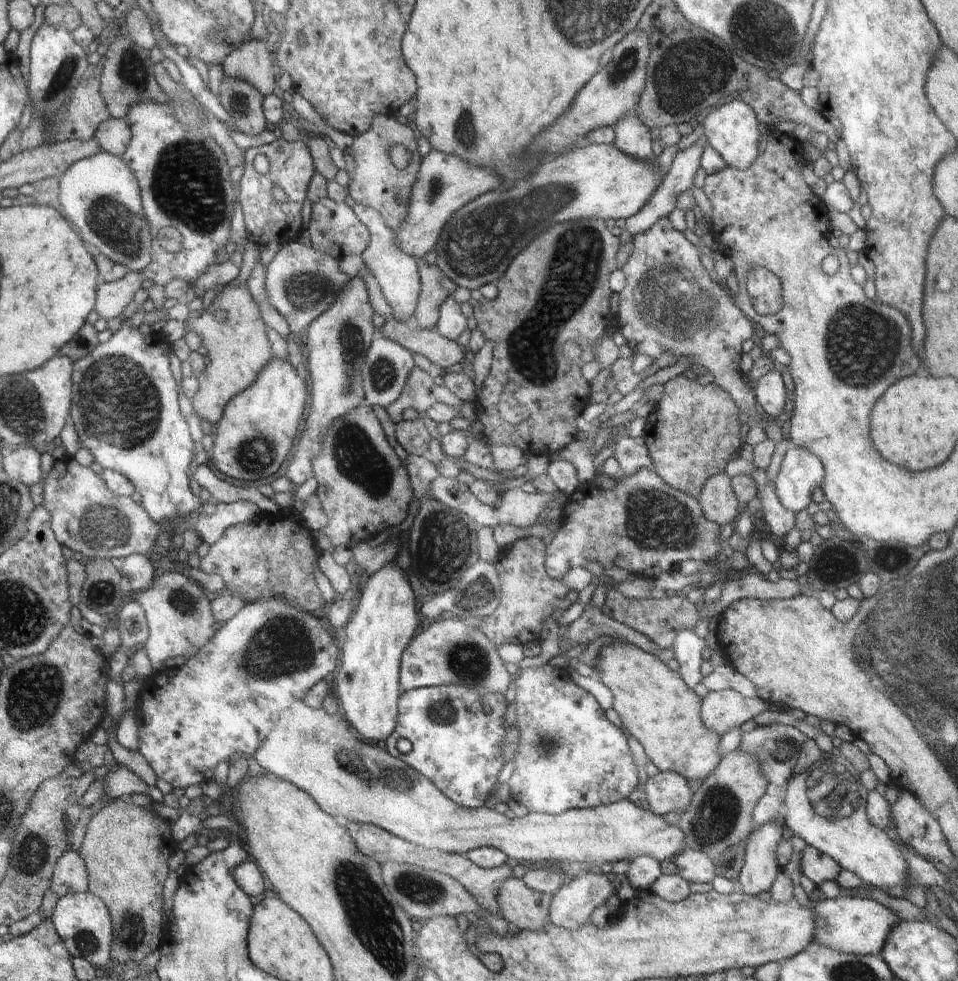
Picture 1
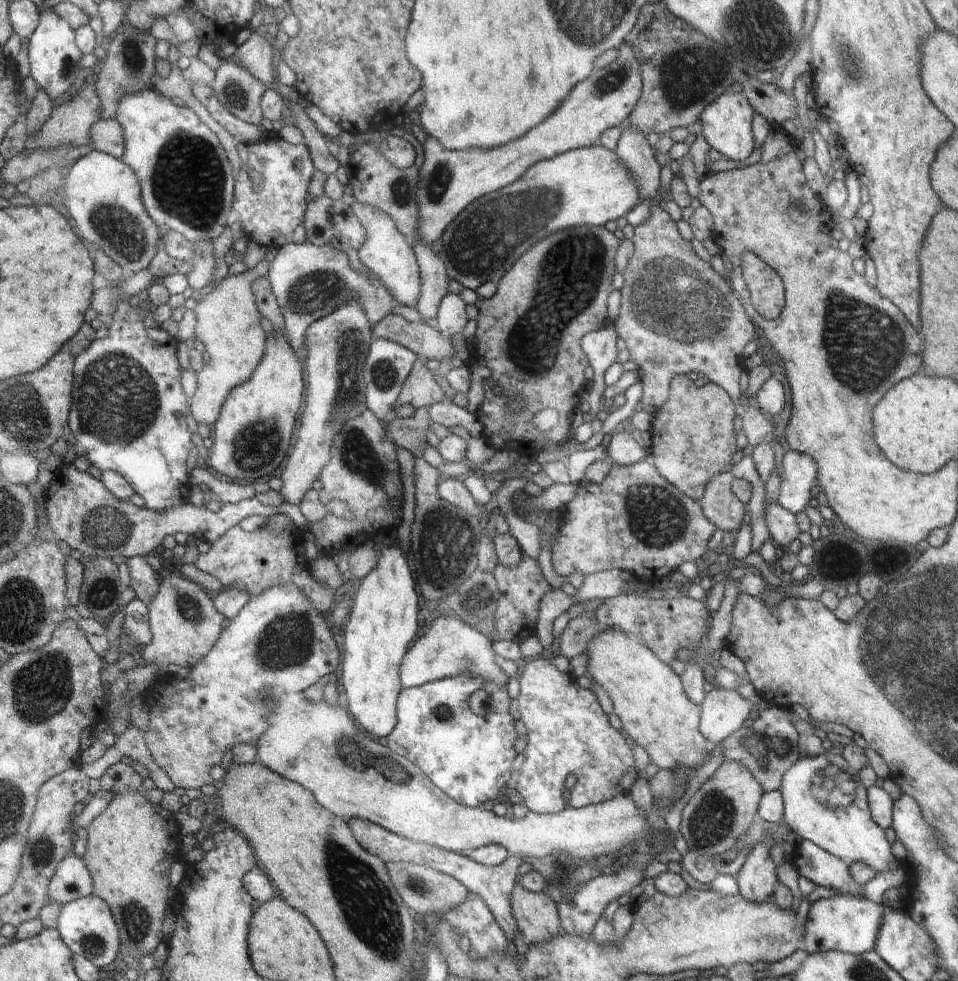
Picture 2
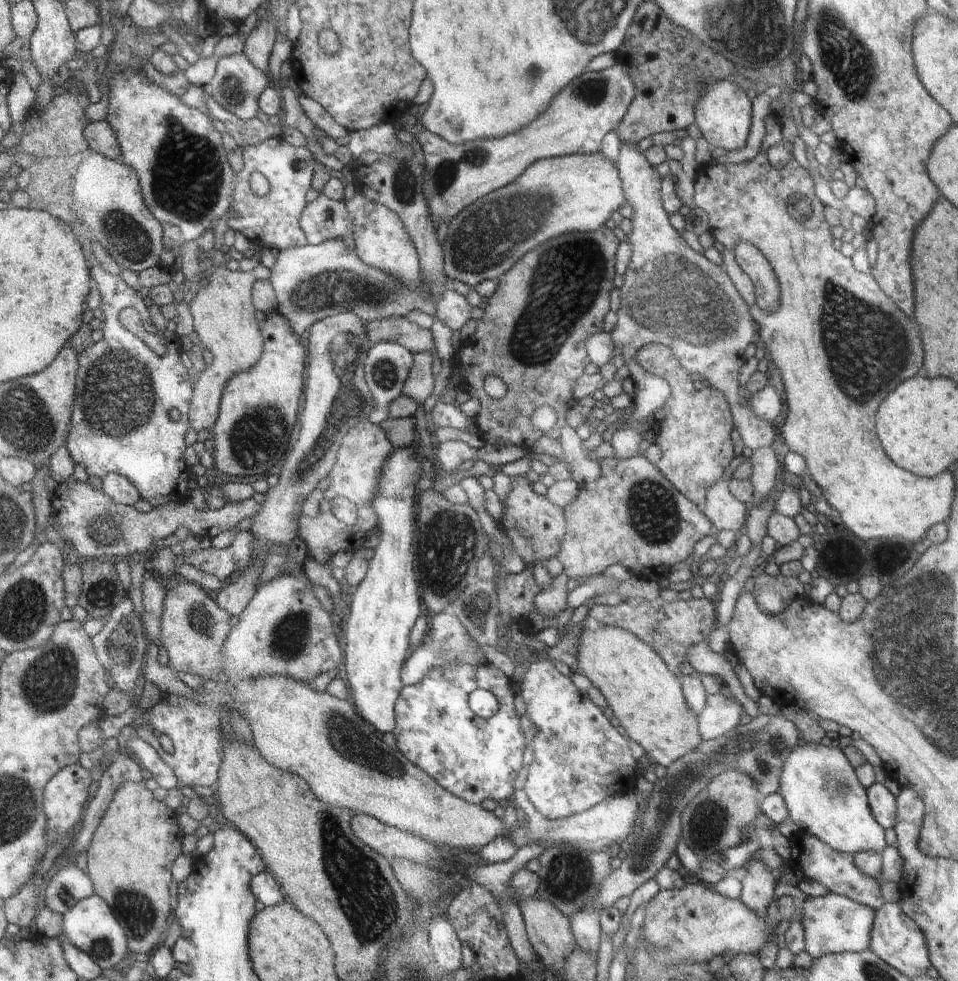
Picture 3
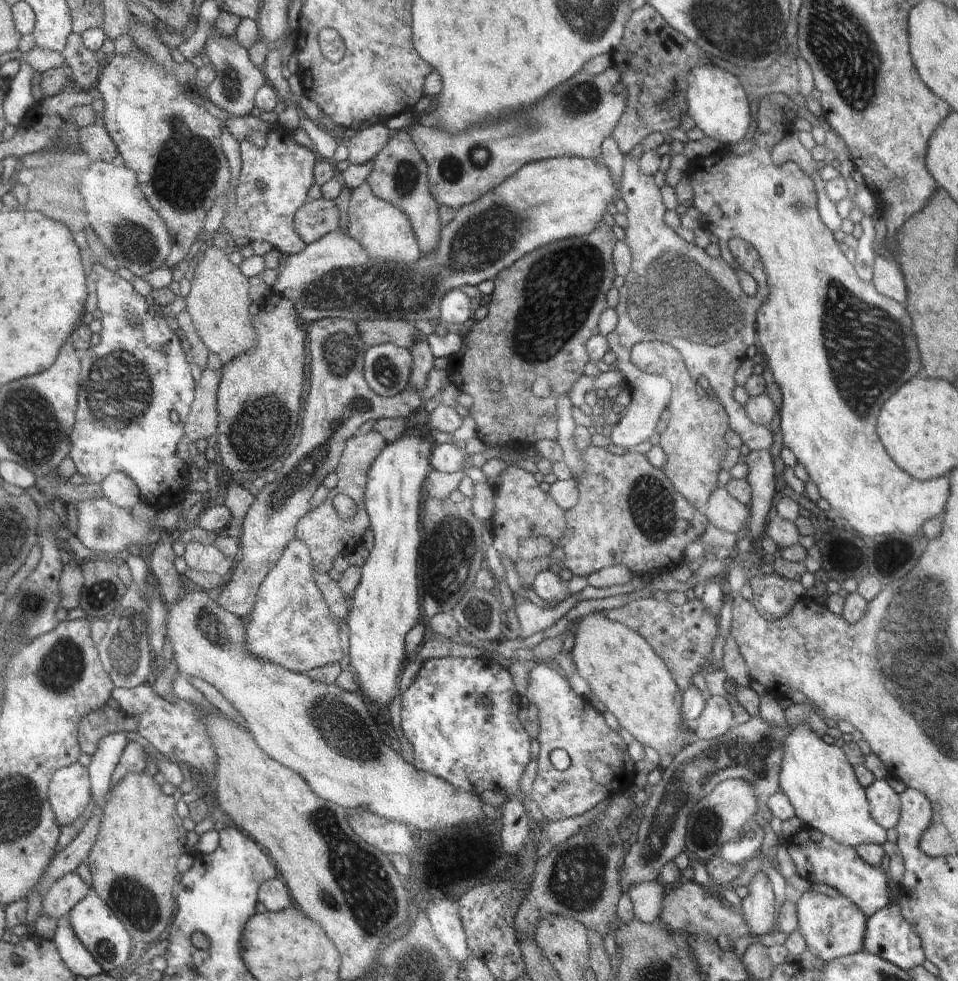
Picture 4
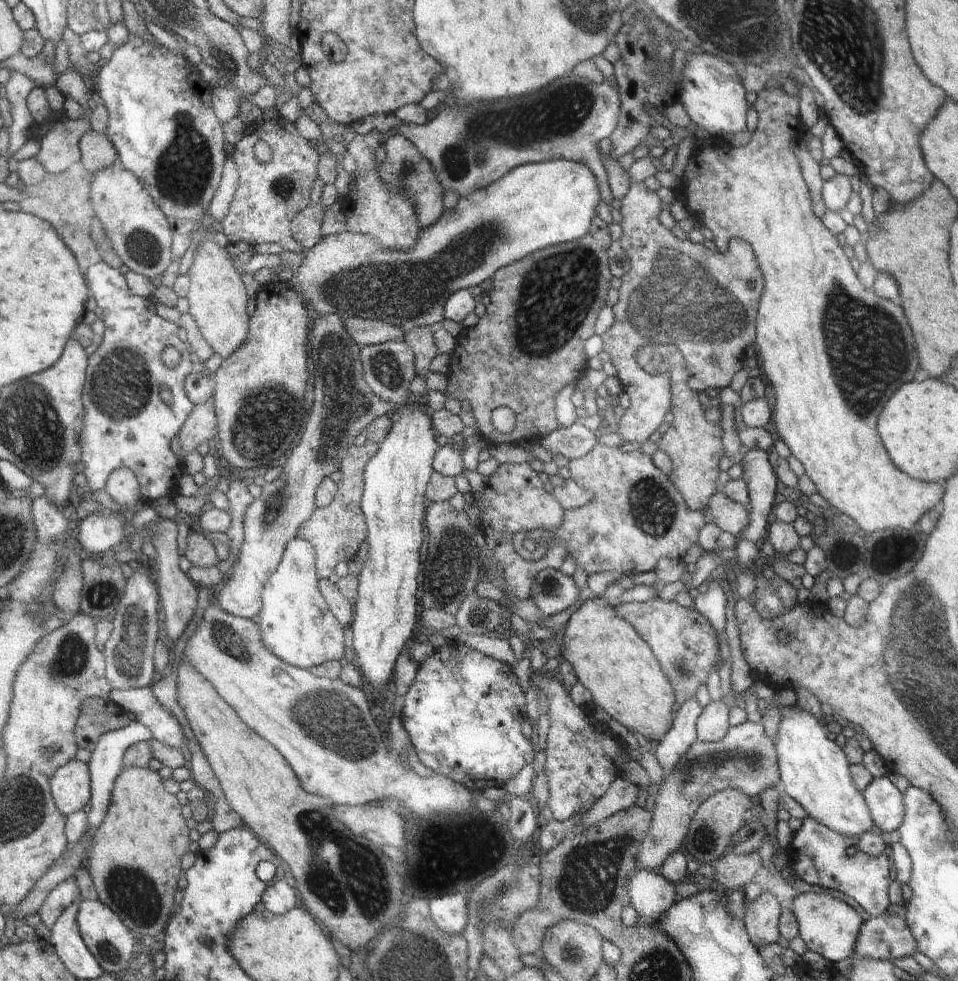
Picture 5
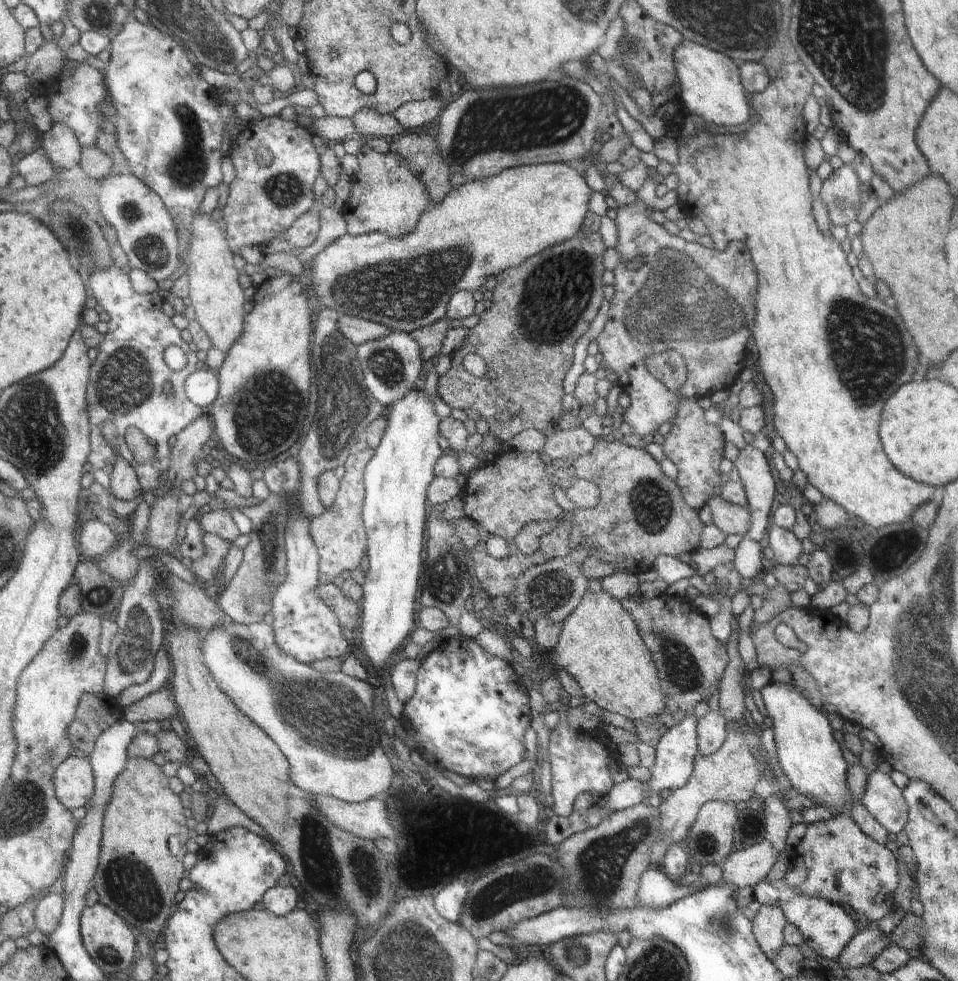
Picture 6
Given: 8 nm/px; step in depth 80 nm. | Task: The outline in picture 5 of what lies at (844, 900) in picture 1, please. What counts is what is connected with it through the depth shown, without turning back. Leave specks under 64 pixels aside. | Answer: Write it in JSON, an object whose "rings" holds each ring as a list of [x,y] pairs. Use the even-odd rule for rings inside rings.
{"rings":[[[803,888],[803,891],[796,895],[788,910],[796,919],[799,935],[807,945],[807,950],[812,950],[835,963],[852,956],[854,943],[864,921],[858,911],[848,903],[820,890]]]}

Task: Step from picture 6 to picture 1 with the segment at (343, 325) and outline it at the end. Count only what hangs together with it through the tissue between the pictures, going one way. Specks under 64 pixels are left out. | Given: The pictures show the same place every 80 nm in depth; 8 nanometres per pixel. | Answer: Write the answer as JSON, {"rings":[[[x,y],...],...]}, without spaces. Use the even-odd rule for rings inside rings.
{"rings":[[[388,318],[387,320],[388,322],[386,322],[386,324],[384,324],[384,326],[382,326],[382,328],[377,331],[377,334],[380,334],[381,336],[388,338],[389,340],[392,340],[393,342],[398,342],[398,344],[400,344],[401,346],[404,346],[404,348],[406,348],[407,350],[410,350],[410,353],[412,354],[421,354],[422,356],[425,356],[428,360],[430,360],[430,362],[432,362],[432,364],[435,364],[436,366],[443,368],[446,368],[448,366],[453,366],[456,363],[461,363],[462,361],[466,360],[462,360],[462,358],[466,357],[473,357],[473,354],[467,354],[465,355],[462,348],[459,346],[460,344],[458,343],[458,341],[451,341],[450,339],[447,339],[446,337],[442,337],[439,333],[436,327],[432,327],[432,328],[428,328],[428,330],[422,330],[422,328],[418,328],[417,326],[413,326],[412,324],[404,324],[404,322],[400,322],[400,320],[394,320],[394,318]]]}

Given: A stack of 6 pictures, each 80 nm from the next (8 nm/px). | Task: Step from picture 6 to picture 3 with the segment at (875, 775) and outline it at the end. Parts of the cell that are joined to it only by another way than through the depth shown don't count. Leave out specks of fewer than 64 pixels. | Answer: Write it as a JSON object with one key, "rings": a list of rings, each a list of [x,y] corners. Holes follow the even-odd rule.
{"rings":[[[874,782],[867,789],[867,799],[875,821],[883,828],[892,828],[896,824],[896,801],[894,795],[883,784]]]}

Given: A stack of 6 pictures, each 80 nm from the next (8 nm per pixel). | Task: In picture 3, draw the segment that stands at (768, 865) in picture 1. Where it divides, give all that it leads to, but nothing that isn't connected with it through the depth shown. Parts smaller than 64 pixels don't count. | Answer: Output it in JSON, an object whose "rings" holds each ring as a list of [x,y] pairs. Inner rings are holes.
{"rings":[[[757,861],[750,862],[739,878],[742,884],[741,901],[748,907],[748,910],[757,915],[766,915],[770,902],[777,894],[776,873]]]}

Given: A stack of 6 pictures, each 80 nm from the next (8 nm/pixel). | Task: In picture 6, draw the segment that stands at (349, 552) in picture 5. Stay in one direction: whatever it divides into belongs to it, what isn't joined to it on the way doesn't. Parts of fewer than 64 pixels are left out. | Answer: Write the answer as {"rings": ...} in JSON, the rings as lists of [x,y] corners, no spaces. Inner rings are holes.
{"rings":[[[363,446],[354,454],[349,454],[345,462],[344,477],[339,482],[339,489],[334,504],[326,514],[314,516],[310,530],[313,541],[317,543],[320,554],[319,582],[332,583],[334,578],[344,570],[354,570],[360,567],[360,560],[367,555],[368,531],[364,523],[365,506],[365,466],[372,460],[375,449]],[[328,526],[328,534],[326,534]]]}

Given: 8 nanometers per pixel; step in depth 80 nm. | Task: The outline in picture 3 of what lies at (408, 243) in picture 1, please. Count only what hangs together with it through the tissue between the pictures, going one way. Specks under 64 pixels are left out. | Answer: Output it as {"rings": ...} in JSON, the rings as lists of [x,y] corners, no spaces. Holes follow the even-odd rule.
{"rings":[[[618,63],[601,71],[586,70],[585,73],[580,74],[576,80],[569,82],[566,90],[558,98],[554,98],[554,102],[550,102],[550,110],[546,110],[546,114],[538,116],[534,122],[526,124],[522,130],[516,130],[514,134],[506,134],[502,138],[480,138],[480,140],[455,145],[426,128],[421,130],[415,137],[422,147],[425,158],[423,193],[428,201],[435,228],[441,218],[452,221],[452,218],[473,202],[492,193],[493,190],[508,185],[509,182],[516,181],[533,162],[574,153],[600,152],[604,136],[615,132],[624,120],[634,96],[636,96],[636,87],[633,79],[629,77],[625,67]]]}

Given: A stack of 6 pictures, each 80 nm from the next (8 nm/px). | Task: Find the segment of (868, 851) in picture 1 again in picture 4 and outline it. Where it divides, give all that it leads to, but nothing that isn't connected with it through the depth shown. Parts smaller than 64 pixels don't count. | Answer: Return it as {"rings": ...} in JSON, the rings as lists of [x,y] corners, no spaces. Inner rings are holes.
{"rings":[[[807,724],[786,725],[786,728],[789,731],[783,742],[779,787],[804,827],[818,829],[840,844],[854,848],[862,843],[887,842],[887,831],[872,818],[865,788],[857,781],[844,751],[826,743]]]}

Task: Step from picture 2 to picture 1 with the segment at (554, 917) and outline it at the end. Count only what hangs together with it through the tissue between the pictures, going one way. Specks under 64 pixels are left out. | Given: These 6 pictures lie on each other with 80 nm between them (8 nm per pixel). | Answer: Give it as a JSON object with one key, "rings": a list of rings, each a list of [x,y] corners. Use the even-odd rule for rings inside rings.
{"rings":[[[513,875],[508,876],[498,890],[498,904],[502,917],[524,930],[544,928],[549,921],[552,898],[532,890],[526,883]]]}

